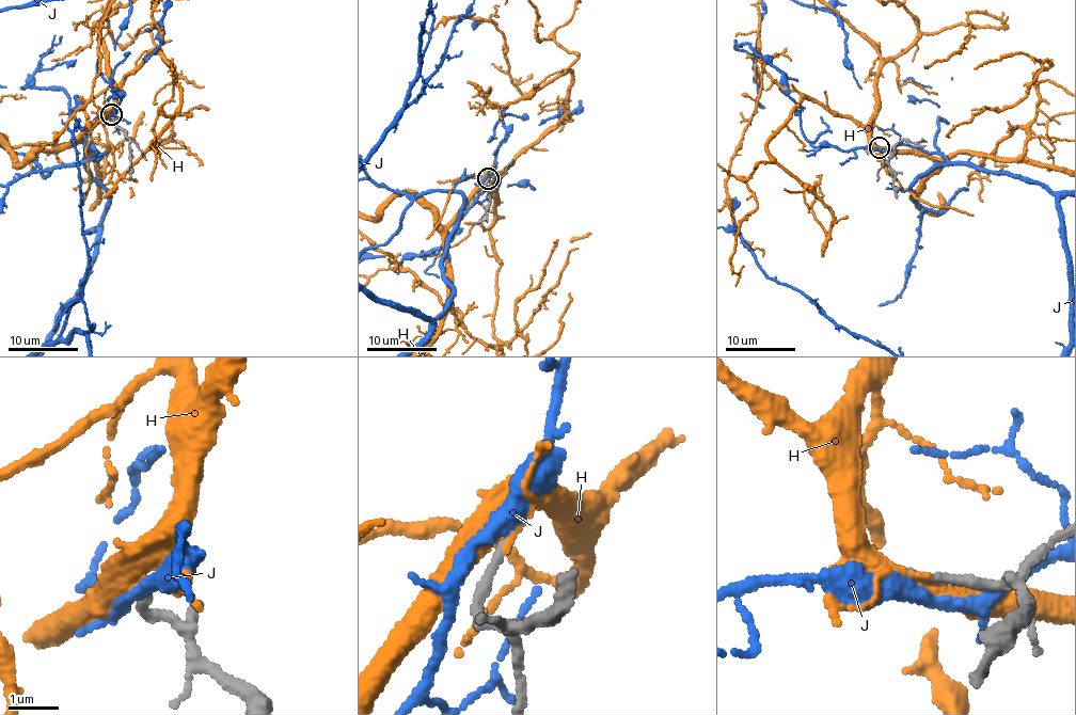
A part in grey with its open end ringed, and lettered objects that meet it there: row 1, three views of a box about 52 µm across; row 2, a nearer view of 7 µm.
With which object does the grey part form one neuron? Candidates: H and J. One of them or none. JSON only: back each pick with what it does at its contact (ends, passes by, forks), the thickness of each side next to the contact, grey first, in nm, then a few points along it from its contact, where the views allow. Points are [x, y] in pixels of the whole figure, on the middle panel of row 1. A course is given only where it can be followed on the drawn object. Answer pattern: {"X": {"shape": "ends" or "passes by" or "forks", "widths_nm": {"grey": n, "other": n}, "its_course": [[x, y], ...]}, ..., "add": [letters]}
{"H": {"shape": "passes by", "widths_nm": {"grey": 180, "other": 130}}, "add": ["H"]}

